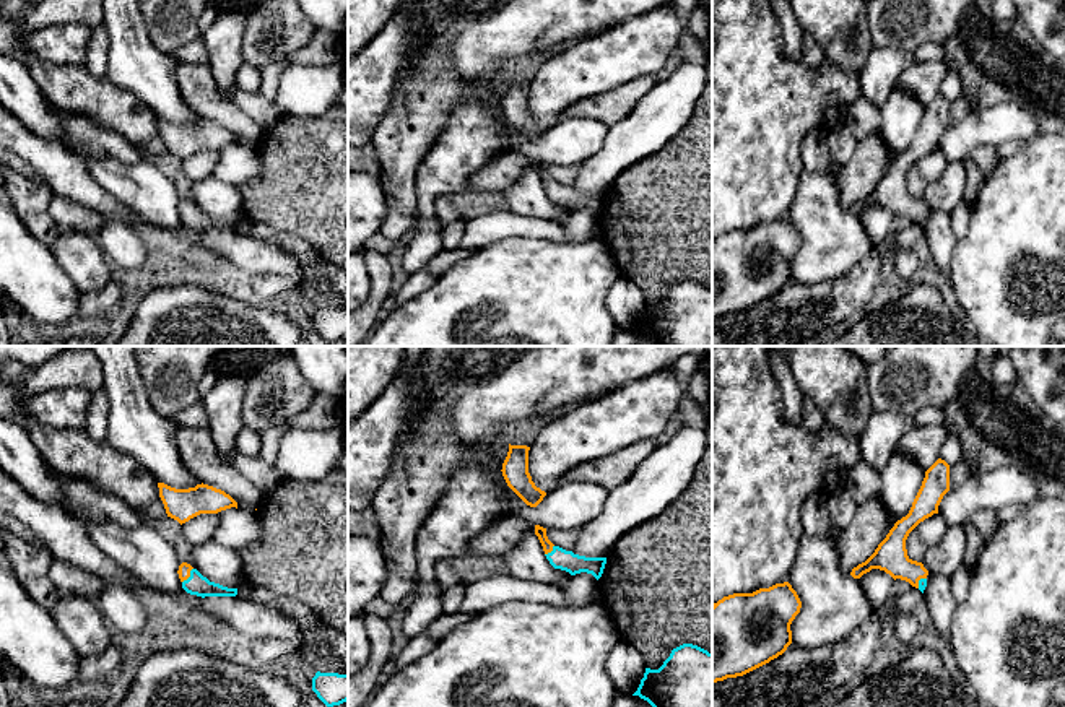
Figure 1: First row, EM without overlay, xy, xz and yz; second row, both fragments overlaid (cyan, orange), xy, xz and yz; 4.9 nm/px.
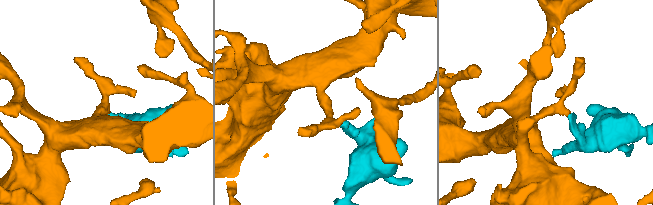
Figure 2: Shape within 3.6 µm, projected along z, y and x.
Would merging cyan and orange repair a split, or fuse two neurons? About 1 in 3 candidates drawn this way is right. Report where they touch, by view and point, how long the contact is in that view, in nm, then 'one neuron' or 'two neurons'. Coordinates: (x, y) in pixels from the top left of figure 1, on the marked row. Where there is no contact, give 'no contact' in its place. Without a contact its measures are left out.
xy (191, 576) | 90 nm | one neuron

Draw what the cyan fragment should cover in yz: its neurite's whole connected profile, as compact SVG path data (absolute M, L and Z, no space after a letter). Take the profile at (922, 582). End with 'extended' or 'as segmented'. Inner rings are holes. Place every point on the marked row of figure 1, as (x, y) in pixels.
M938 458L925 471L925 478L909 514L894 523L875 553L865 562L854 567L850 575L860 579L872 569L880 569L889 574L894 580L901 579L909 582L924 593L928 570L922 562L912 561L907 556L906 540L920 522L938 514L938 505L948 491L950 465Z; extended

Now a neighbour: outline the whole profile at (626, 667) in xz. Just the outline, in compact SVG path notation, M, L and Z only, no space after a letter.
M619 642L608 655L608 673L619 696L637 691L646 668L642 653L626 642Z

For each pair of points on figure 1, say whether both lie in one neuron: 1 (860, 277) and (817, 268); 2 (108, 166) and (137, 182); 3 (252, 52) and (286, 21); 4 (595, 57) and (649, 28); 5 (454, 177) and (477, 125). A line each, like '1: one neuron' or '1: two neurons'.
1: two neurons
2: one neuron
3: one neuron
4: one neuron
5: one neuron

